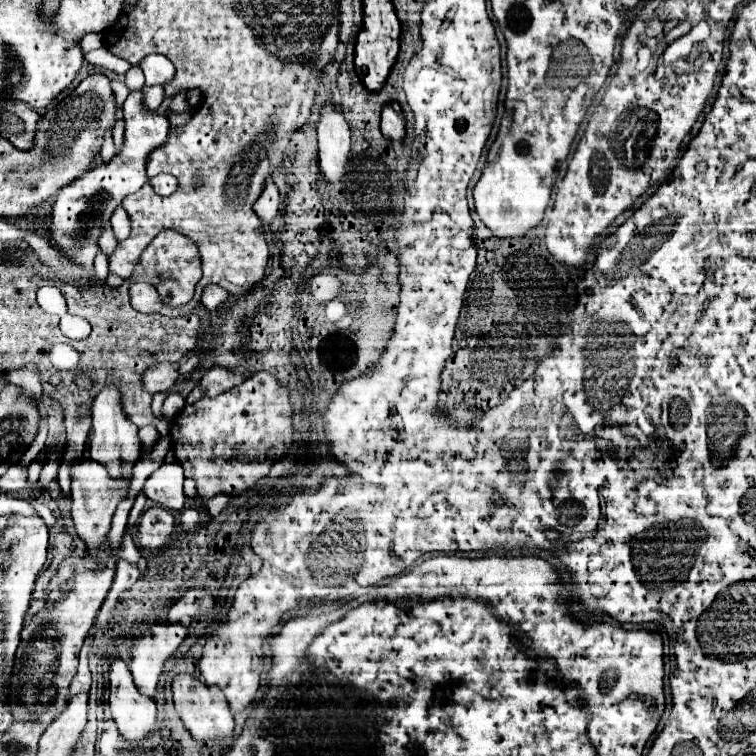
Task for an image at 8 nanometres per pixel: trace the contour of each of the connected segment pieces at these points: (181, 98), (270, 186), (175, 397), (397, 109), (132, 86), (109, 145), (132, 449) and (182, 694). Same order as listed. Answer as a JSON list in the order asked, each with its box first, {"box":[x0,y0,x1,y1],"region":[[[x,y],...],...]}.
[{"box":[169,92,193,114],"region":[[[181,92],[179,96],[175,96],[173,100],[171,100],[171,104],[169,104],[169,108],[171,108],[171,112],[175,112],[175,114],[181,114],[183,110],[187,112],[193,112],[193,106],[189,106],[187,104],[187,98],[185,98],[185,92]]]},{"box":[253,178,279,222],"region":[[[273,178],[265,180],[265,188],[263,188],[261,196],[257,198],[257,202],[253,204],[253,210],[263,222],[271,222],[279,214],[279,190],[277,190]]]},{"box":[162,394,186,418],"region":[[[170,394],[164,401],[162,407],[162,414],[164,417],[173,418],[179,414],[186,405],[186,400],[179,394]]]},{"box":[381,100,405,140],"region":[[[391,100],[383,106],[381,132],[389,140],[401,140],[403,134],[405,134],[405,118],[403,118],[401,106],[395,100]]]},{"box":[125,65,145,92],"region":[[[133,65],[125,74],[125,84],[129,92],[139,92],[144,87],[145,77],[139,65]]]},{"box":[100,129,116,163],"region":[[[108,129],[104,135],[104,142],[100,150],[100,155],[104,163],[107,163],[115,156],[116,148],[113,142],[112,131]]]},{"box":[89,386,142,480],"region":[[[107,386],[95,398],[95,404],[93,404],[93,434],[91,434],[91,446],[89,446],[91,460],[103,464],[111,478],[127,478],[127,480],[131,480],[133,464],[142,456],[138,431],[139,428],[123,414],[117,386]]]},{"box":[173,674,233,742],"region":[[[177,674],[173,678],[173,702],[195,740],[209,742],[217,738],[229,738],[233,734],[233,714],[229,712],[227,700],[217,686],[207,686],[201,678],[191,674]]]}]

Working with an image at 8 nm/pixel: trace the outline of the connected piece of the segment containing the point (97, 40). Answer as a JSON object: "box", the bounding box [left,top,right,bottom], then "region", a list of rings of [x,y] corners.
{"box":[81,33,105,52],"region":[[[88,33],[81,40],[81,48],[83,52],[89,52],[93,48],[103,48],[105,46],[105,36],[103,34]]]}

